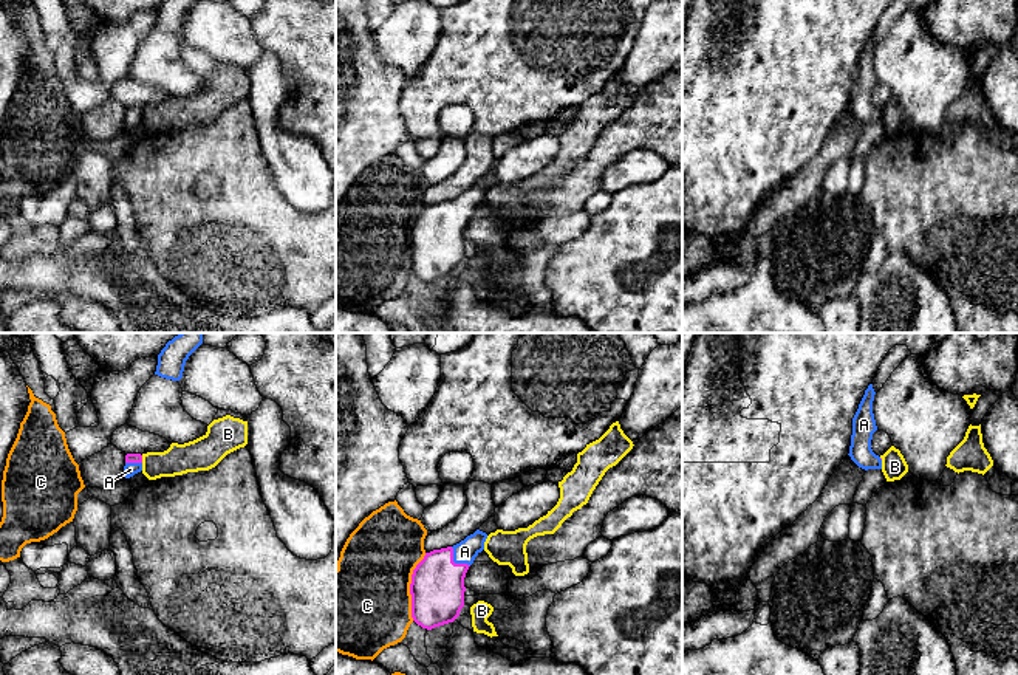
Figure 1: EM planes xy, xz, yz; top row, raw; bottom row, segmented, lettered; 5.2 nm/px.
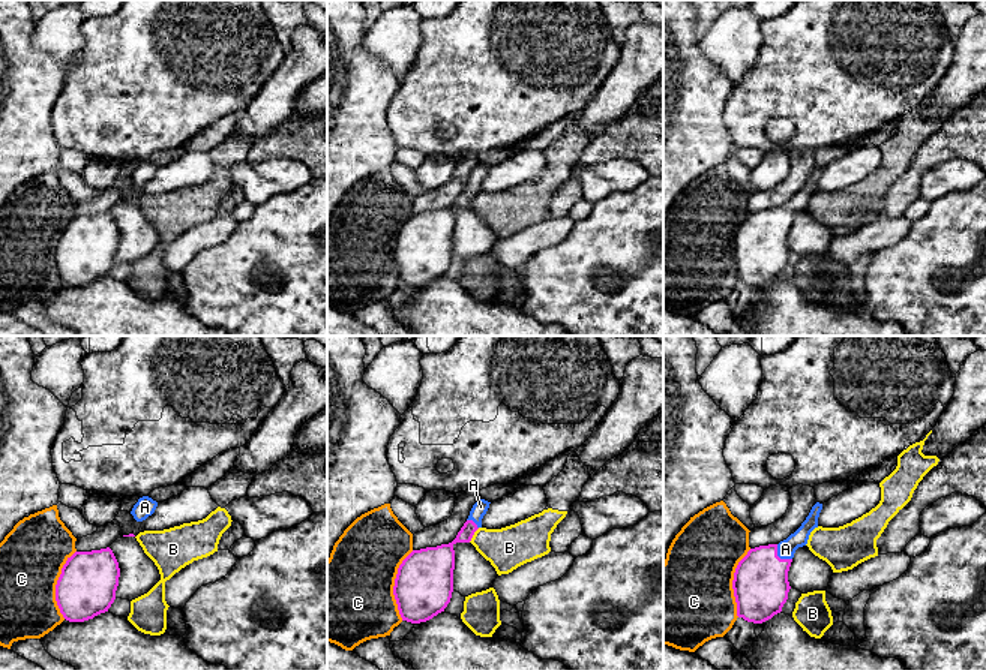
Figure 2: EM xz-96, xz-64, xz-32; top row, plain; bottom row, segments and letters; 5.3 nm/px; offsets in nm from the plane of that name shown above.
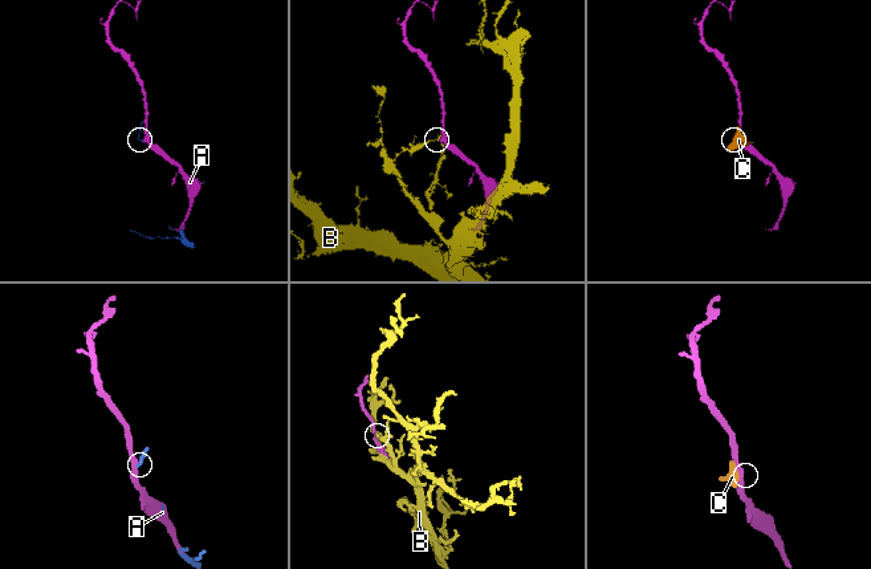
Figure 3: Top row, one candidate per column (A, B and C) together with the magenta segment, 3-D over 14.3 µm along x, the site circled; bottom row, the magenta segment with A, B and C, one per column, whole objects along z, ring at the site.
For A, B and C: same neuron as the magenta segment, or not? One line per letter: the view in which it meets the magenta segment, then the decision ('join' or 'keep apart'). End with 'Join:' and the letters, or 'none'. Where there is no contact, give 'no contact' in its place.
A: xz | join
B: xy | keep apart
C: xz | keep apart
Join: A

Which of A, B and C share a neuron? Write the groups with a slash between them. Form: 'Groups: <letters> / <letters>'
Groups: A / B / C

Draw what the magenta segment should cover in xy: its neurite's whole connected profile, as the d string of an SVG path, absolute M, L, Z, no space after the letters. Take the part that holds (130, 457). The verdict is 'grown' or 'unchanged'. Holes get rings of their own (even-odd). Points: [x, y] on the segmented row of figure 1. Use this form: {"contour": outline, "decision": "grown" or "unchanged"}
{"contour": "M127 454L125 466L124 466L125 478L130 478L141 471L142 471L142 455L141 454Z", "decision": "grown"}

